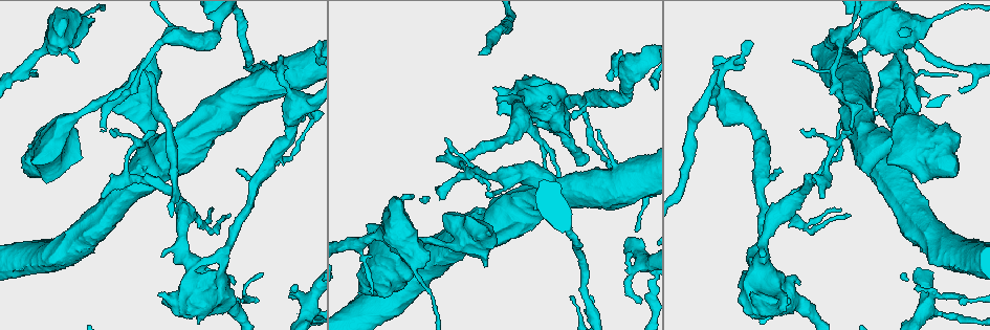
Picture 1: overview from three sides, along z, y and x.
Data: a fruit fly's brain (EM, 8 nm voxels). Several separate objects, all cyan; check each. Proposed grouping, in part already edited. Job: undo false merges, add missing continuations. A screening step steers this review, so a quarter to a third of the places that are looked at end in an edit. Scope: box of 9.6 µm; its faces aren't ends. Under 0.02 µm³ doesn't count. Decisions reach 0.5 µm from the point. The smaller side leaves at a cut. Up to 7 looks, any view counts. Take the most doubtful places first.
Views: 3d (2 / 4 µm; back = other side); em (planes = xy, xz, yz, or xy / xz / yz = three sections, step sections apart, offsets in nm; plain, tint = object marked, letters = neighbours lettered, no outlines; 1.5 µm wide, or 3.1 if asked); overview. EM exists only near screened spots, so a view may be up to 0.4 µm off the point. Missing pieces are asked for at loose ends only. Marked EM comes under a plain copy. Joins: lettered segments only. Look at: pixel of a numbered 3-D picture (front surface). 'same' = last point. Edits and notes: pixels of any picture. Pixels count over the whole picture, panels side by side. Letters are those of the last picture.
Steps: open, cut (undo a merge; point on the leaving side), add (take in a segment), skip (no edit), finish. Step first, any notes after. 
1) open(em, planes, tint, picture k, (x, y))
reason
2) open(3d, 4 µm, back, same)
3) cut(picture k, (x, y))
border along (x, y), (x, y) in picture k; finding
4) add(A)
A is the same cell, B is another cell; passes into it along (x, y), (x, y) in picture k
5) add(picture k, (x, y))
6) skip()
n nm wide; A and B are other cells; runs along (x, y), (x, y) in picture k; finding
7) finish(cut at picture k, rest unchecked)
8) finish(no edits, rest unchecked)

open(em, yz, step 4, letters, picture 1, (142, 69))
branch stops here

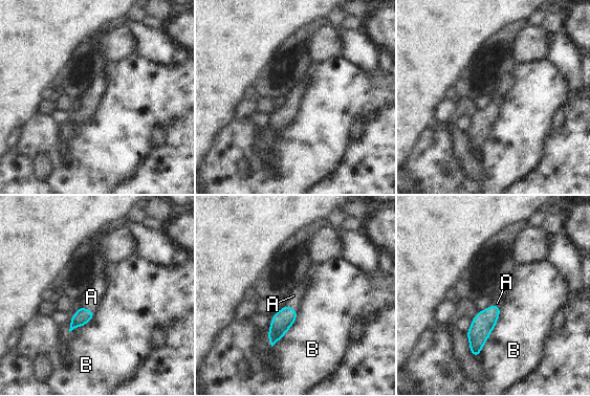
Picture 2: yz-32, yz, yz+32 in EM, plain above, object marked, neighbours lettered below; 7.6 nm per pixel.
add(A)
A is the same cell, B is another cell; the cell continues

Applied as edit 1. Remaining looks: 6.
open(3d, 4 µm, picture 1, (743, 66))
an open end

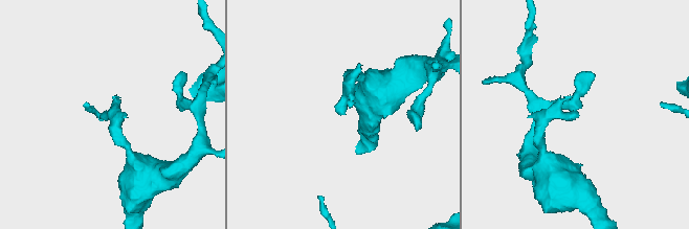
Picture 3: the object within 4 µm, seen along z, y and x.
open(em, xz, step 4, tint, picture 3, (343, 113))

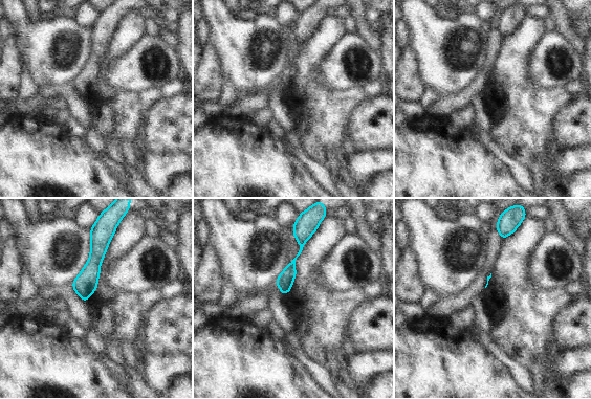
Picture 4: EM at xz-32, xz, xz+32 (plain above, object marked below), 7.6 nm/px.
open(em, planes, letters, same)

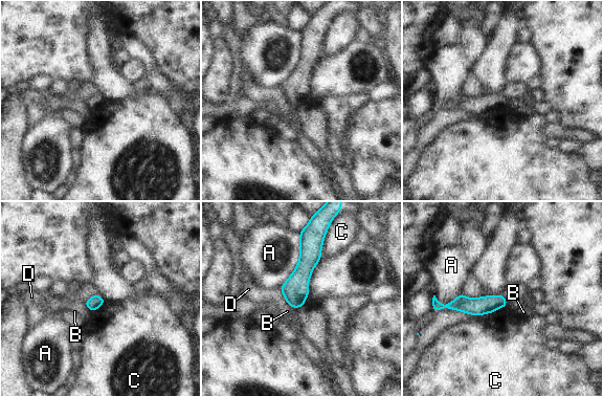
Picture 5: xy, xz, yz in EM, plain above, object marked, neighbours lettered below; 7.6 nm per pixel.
skip()
100 nm wide; A, B, C and D are other cells; border along (507, 306), (472, 315) in picture 5; no lettered segment goes on from it

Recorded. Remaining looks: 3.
open(em, planes, letters, picture 1, (879, 74))
an open end

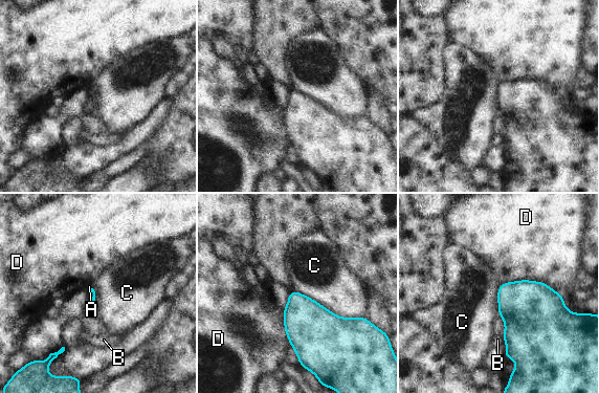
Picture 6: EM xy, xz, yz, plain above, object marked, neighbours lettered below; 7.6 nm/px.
skip()
C touches over 600 nm; A, B, C and D are other cells; none of them fits

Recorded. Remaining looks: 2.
finish(add at picture 2, rest unchecked)

